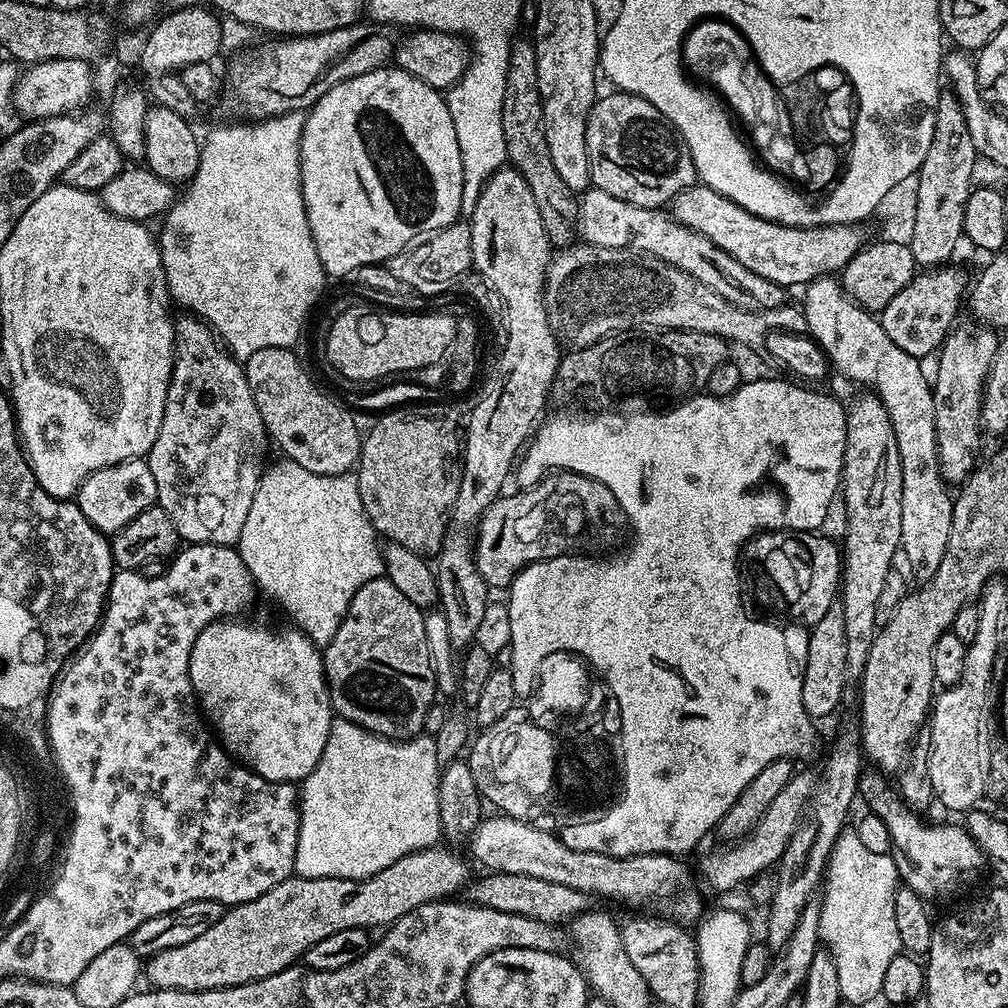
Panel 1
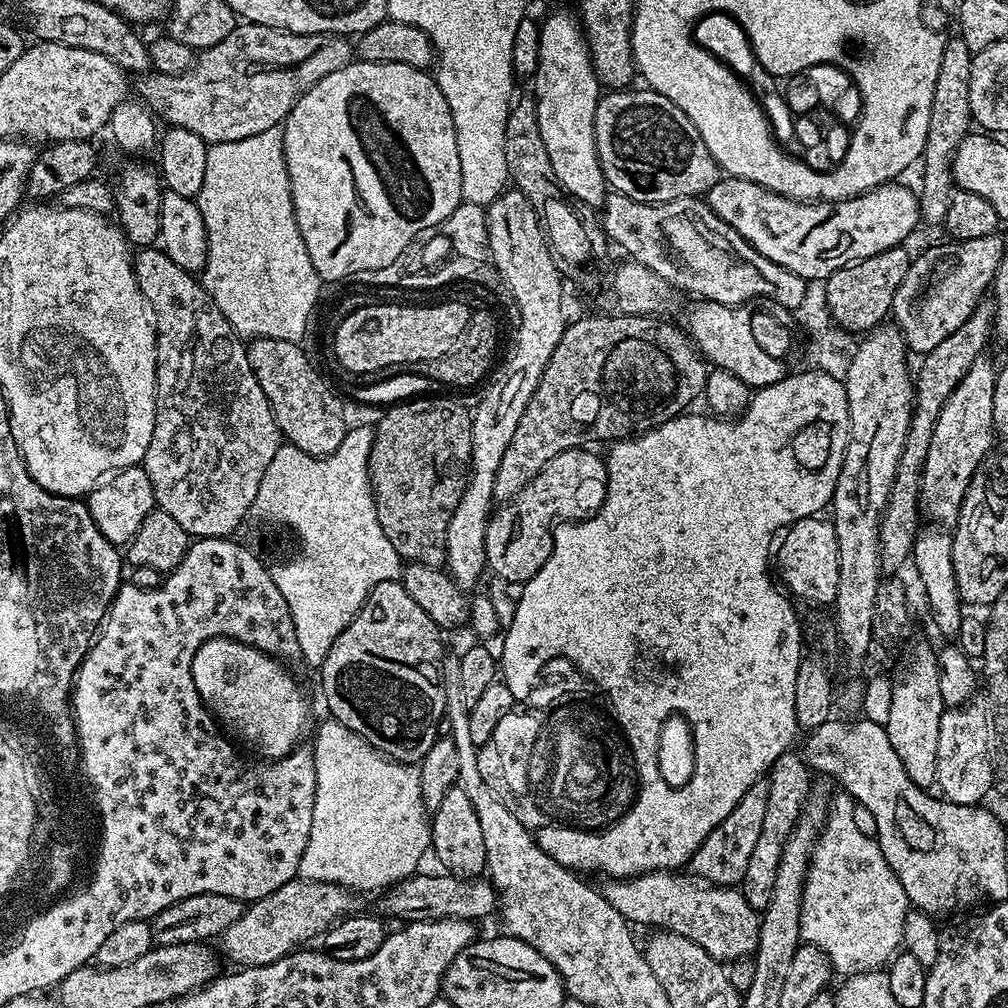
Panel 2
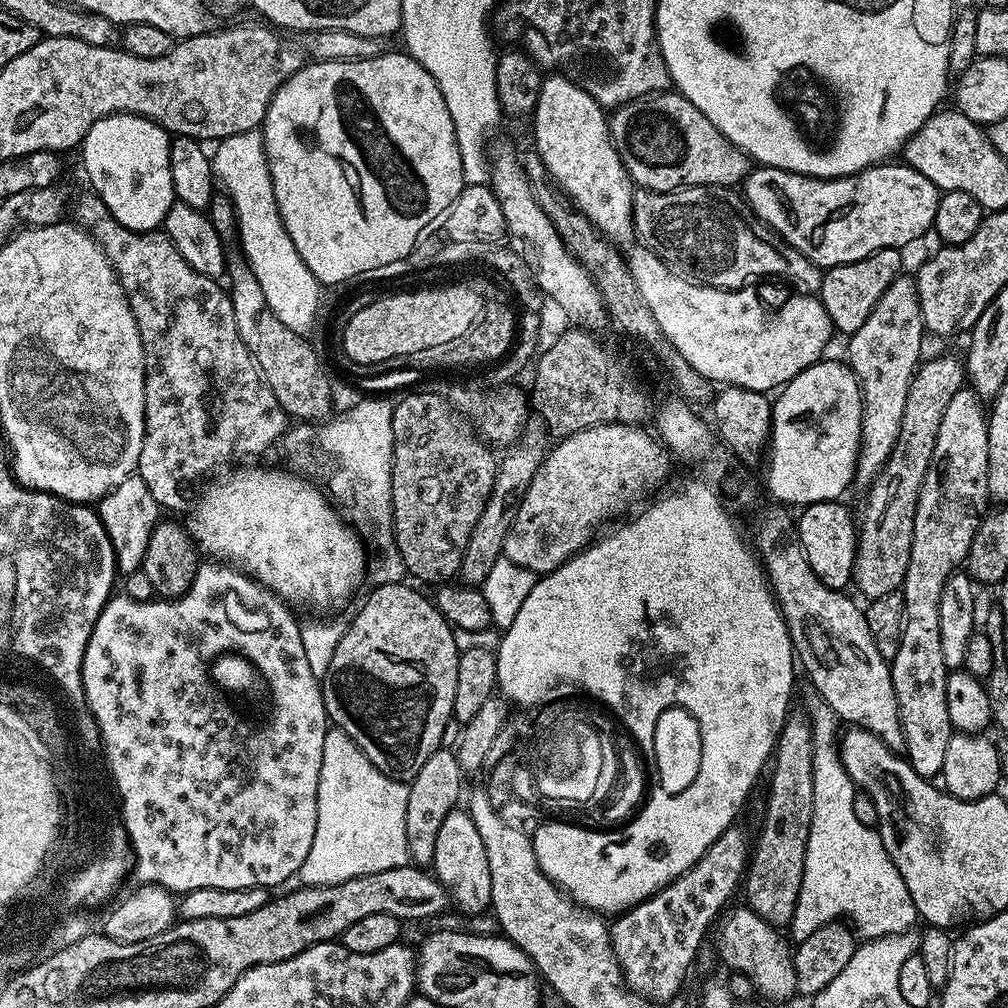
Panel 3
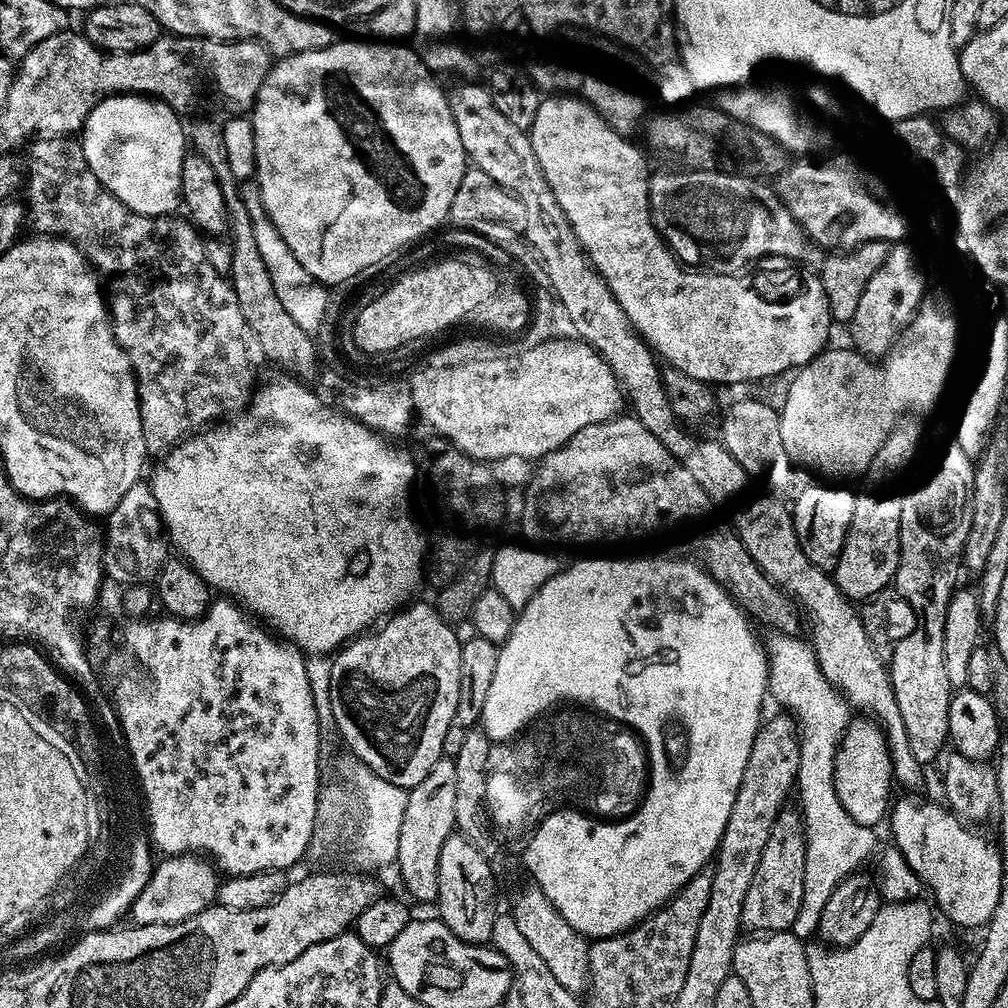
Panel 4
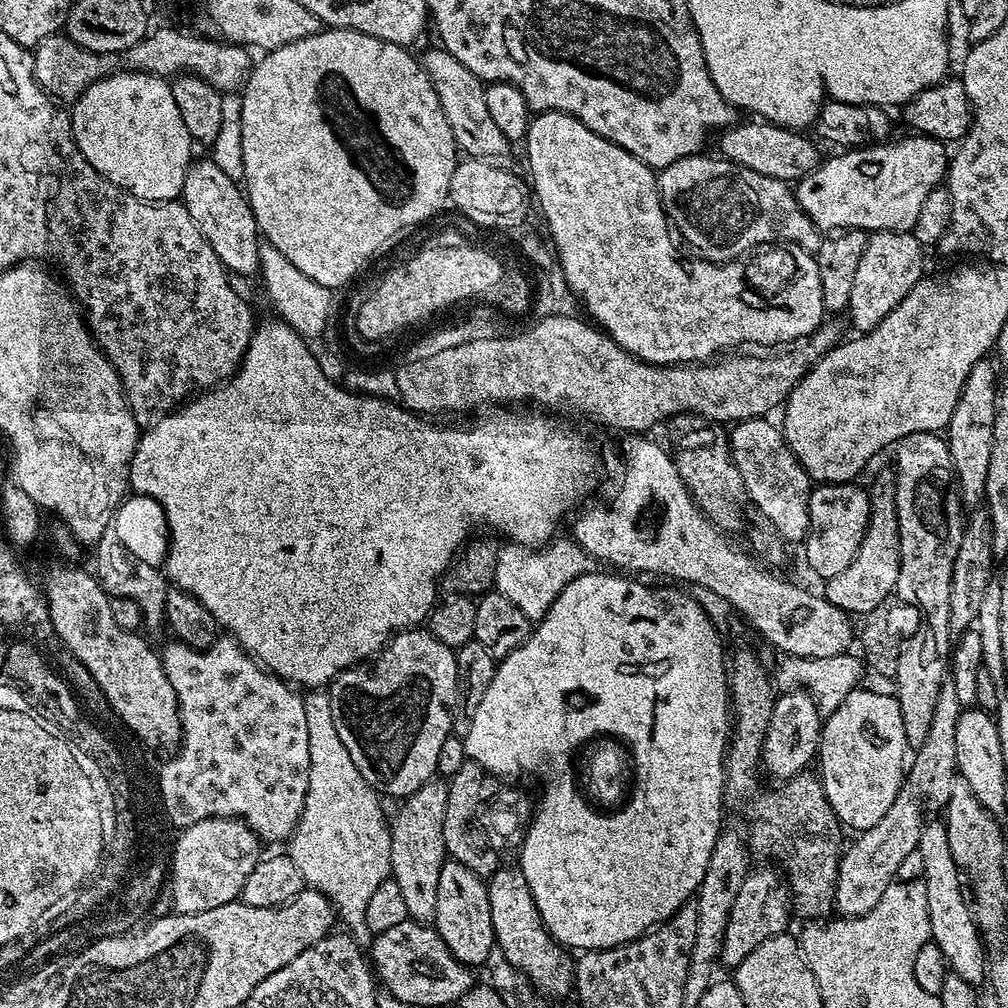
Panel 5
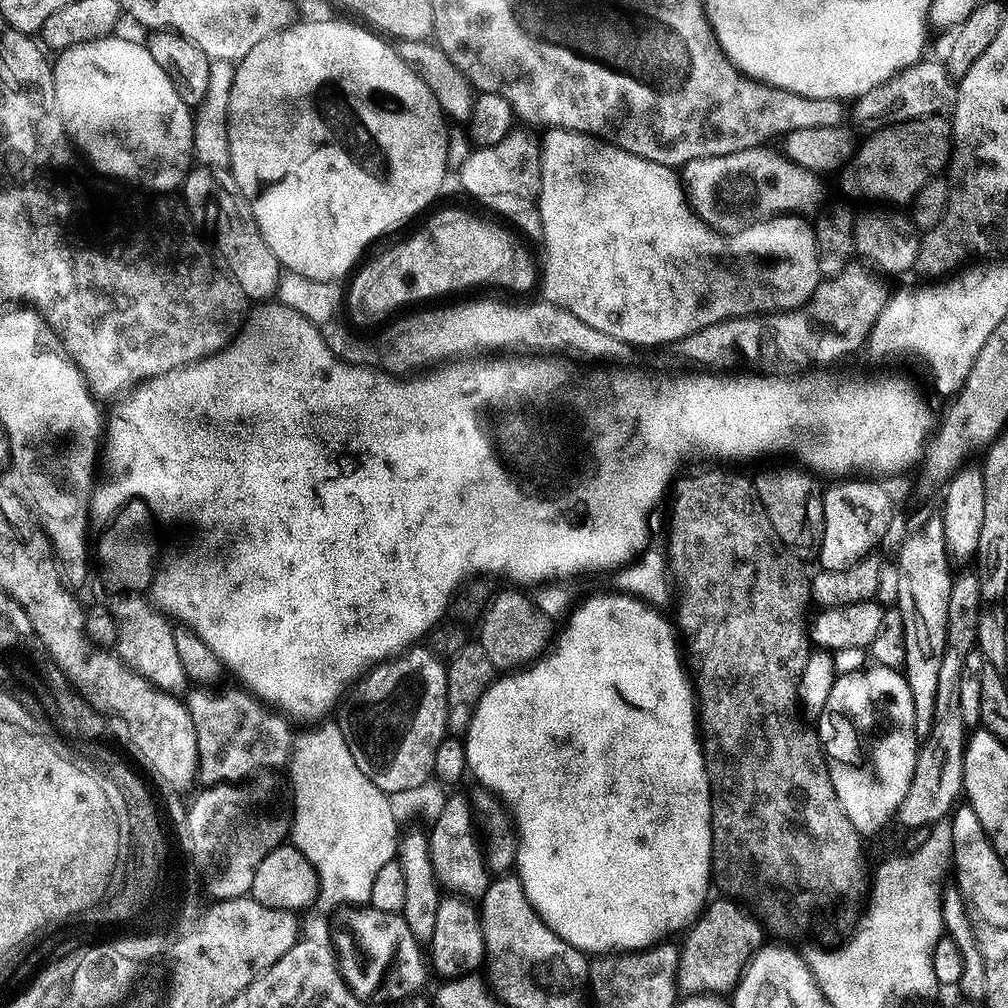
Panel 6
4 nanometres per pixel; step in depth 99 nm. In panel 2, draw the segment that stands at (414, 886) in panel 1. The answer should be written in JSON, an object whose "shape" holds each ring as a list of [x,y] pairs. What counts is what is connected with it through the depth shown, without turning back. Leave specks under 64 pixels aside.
{"shape":[[[294,879],[278,886],[274,894],[266,894],[266,898],[251,901],[245,907],[242,918],[234,922],[225,930],[222,937],[224,952],[233,960],[233,965],[253,968],[254,966],[266,966],[270,962],[278,962],[278,958],[289,956],[290,953],[303,949],[307,940],[323,937],[329,928],[340,923],[346,916],[353,915],[352,908],[353,893],[341,884],[330,882],[314,882],[313,880]]]}

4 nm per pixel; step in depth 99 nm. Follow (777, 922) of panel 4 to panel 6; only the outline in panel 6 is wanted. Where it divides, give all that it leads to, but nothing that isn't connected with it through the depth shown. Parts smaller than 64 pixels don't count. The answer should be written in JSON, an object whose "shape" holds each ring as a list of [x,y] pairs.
{"shape":[[[713,899],[683,937],[678,988],[684,994],[728,994],[740,983],[744,969],[765,943],[765,929],[743,903]]]}

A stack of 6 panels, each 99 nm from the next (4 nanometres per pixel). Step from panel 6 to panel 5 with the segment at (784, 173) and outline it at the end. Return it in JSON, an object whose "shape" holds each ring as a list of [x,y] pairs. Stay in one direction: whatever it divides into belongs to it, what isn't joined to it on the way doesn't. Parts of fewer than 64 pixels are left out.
{"shape":[[[708,154],[687,156],[659,169],[658,172],[660,201],[668,222],[678,233],[679,239],[692,247],[689,249],[695,255],[712,264],[729,264],[731,260],[739,260],[745,254],[751,253],[755,244],[768,244],[771,240],[784,240],[780,242],[785,245],[797,244],[802,246],[802,250],[816,253],[822,239],[821,229],[804,213],[788,182],[758,174],[723,158],[715,159],[711,160]]]}

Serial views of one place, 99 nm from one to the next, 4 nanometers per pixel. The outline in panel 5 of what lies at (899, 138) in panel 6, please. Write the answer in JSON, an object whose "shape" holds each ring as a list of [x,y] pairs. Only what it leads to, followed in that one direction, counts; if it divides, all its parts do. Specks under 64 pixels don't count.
{"shape":[[[908,134],[905,140],[896,139],[844,150],[841,156],[832,156],[829,160],[827,157],[795,185],[796,201],[817,228],[858,228],[869,234],[912,231],[926,194],[941,187],[945,179],[950,152],[933,136]]]}

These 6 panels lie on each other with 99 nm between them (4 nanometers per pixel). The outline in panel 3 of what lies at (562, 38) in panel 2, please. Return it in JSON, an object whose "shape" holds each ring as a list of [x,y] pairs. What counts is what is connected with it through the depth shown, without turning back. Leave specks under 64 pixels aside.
{"shape":[[[548,74],[540,85],[537,106],[530,116],[536,135],[534,150],[542,158],[548,175],[575,204],[601,236],[613,242],[633,235],[632,194],[634,185],[628,177],[618,150],[608,136],[605,109],[594,97],[563,74]]]}

